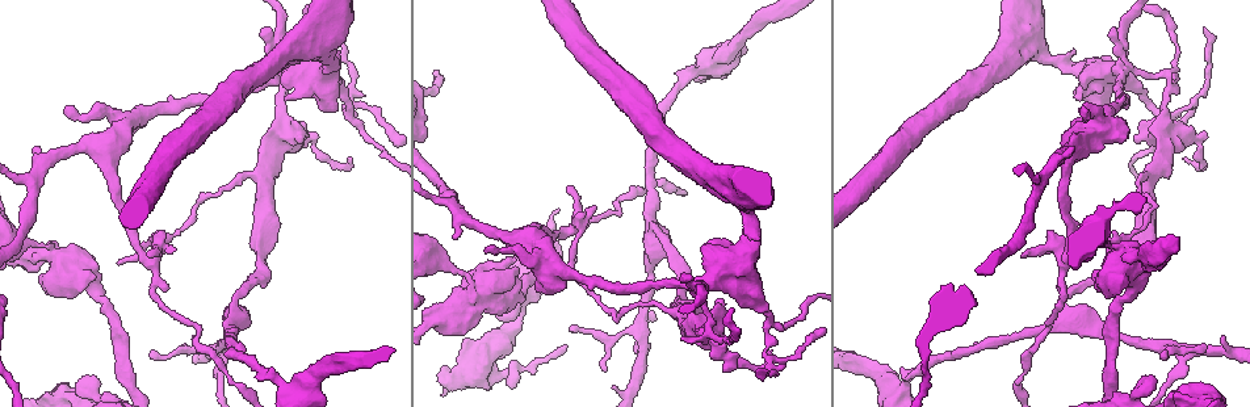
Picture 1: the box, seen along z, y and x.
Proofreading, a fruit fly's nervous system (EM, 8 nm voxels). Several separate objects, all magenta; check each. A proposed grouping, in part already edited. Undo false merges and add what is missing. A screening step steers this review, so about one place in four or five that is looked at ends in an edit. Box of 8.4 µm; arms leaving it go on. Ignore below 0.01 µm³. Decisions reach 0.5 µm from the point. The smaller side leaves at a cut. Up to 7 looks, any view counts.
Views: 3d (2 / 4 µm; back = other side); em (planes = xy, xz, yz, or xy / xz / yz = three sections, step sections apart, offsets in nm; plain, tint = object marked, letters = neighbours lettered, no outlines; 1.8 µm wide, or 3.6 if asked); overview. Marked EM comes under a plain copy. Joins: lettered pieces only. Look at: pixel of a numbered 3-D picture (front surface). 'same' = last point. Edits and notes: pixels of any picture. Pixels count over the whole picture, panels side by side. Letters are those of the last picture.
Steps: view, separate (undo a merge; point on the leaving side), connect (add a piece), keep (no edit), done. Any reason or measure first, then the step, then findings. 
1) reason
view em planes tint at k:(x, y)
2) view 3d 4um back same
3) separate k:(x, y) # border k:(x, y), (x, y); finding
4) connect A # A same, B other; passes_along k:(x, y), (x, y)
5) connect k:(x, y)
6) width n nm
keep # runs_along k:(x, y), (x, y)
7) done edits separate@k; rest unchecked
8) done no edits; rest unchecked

thin end
view 3d 4um at 1:(606, 371)

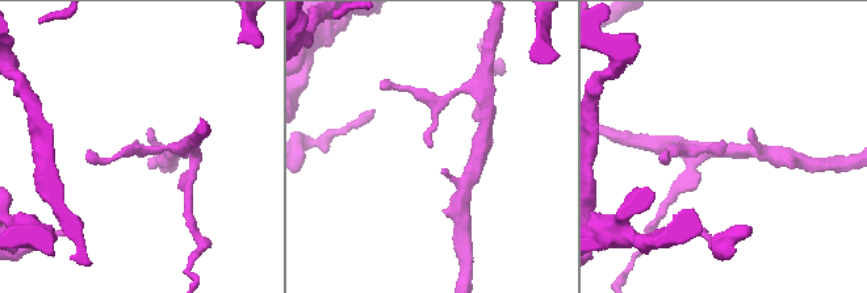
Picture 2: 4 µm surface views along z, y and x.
shape alone is not enough
view em planes letters at 2:(136, 140)

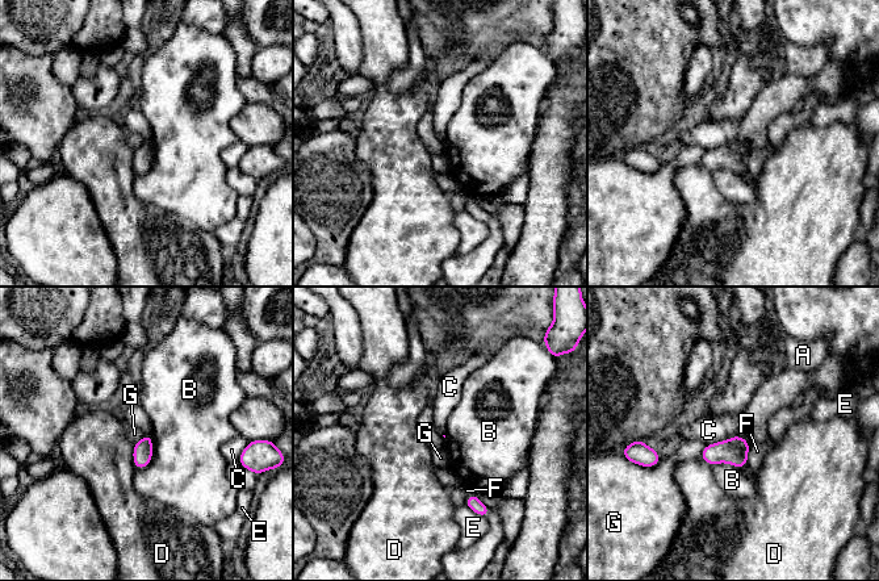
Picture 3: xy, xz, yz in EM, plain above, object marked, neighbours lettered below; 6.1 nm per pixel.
keep # A other, B other, C other, D other, E other, F other, G other; border 3:(735, 434), (706, 446); none of them fits

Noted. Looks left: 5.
view em yz step 8 tint at 1:(472, 326)

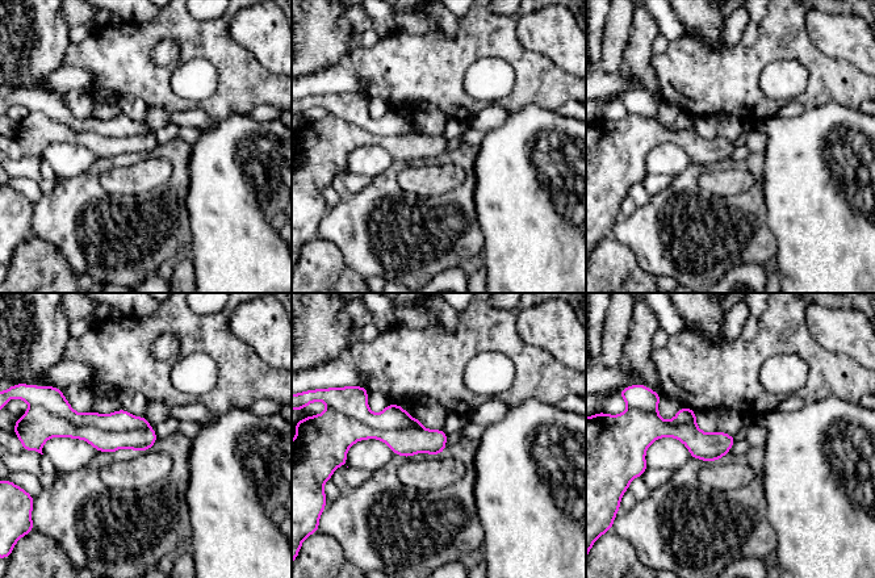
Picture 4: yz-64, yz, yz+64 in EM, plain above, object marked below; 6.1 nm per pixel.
another direction
view em planes letters same

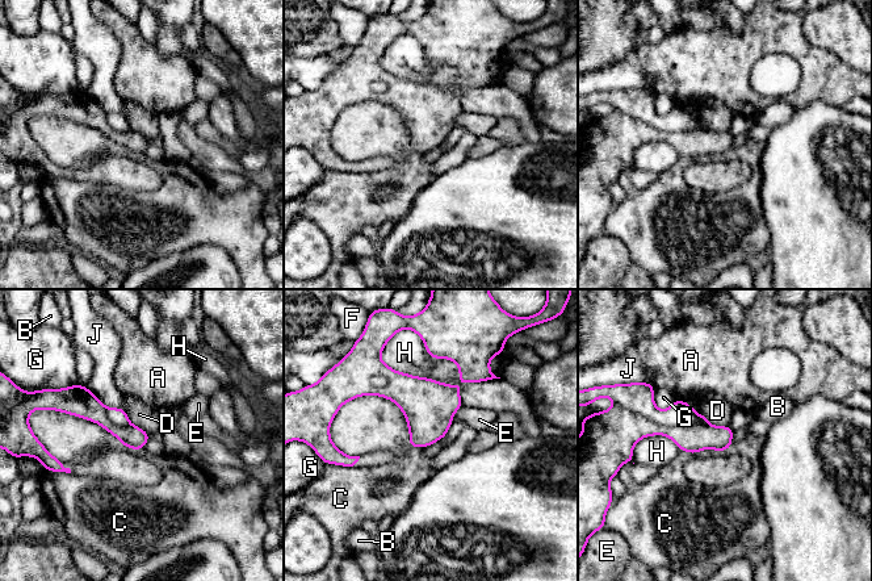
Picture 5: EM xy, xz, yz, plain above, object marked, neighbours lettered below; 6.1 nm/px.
separate 5:(679, 413) # A other, B other, C other, D other, E other, F other, G other, H other, J other; border 5:(637, 413), (666, 426), (708, 425); two neurons meet here

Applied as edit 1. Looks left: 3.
an open end
view em planes letters at 1:(33, 149)

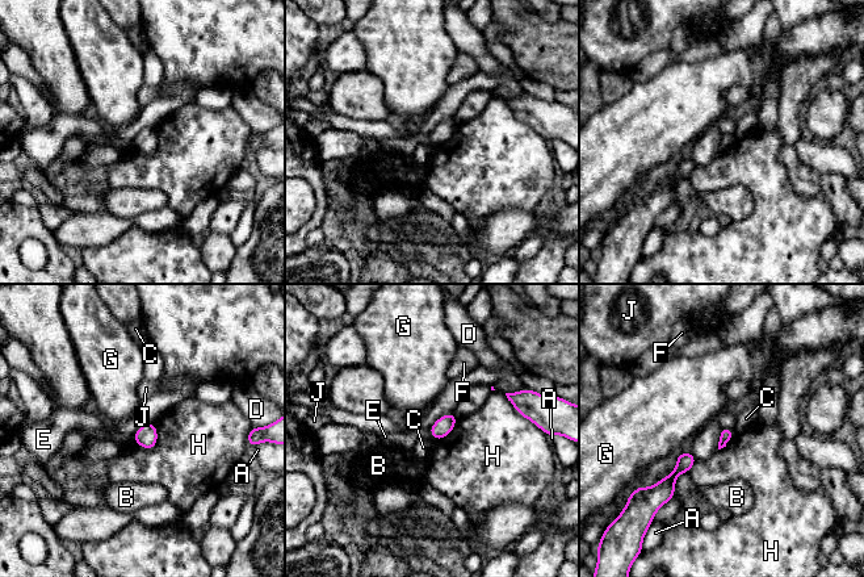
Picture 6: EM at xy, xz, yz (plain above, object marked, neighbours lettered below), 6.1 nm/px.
keep # A other, B other, C other, D other, E other, F other, G other, H other, J other; no lettered piece goes on from it

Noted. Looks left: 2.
done edits separate@5; rest unchecked

